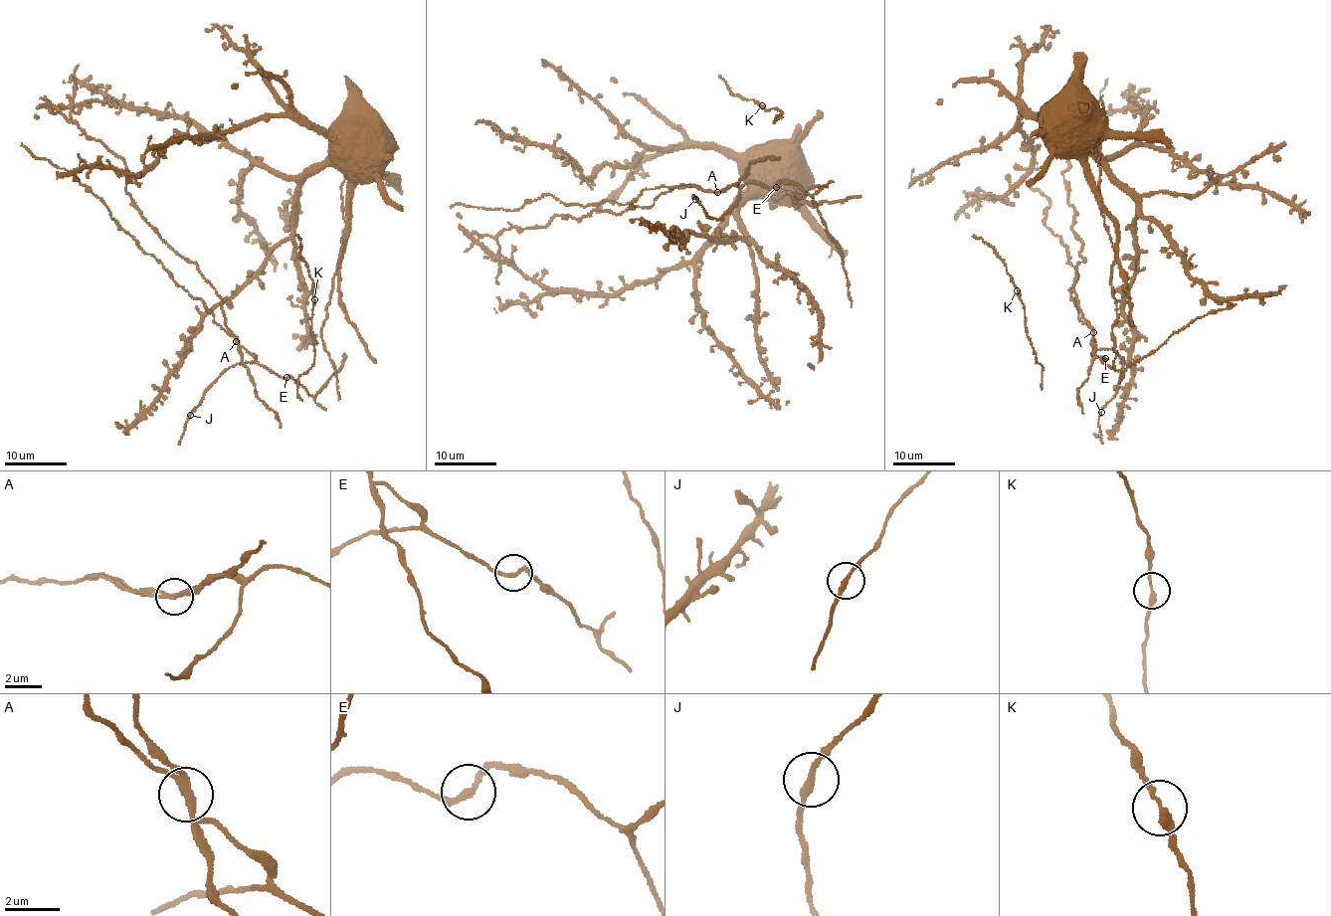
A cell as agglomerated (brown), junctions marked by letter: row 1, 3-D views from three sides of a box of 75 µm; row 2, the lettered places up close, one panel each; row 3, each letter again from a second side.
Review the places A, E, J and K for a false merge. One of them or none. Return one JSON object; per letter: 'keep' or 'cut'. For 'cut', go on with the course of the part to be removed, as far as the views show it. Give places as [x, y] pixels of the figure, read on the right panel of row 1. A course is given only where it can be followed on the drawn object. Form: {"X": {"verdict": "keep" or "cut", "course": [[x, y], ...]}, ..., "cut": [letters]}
{"A": {"verdict": "keep"}, "E": {"verdict": "keep"}, "J": {"verdict": "keep"}, "K": {"verdict": "keep"}, "cut": []}

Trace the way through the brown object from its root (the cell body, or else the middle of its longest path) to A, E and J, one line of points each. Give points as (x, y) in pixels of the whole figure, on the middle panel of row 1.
A: (516, 269), (498, 253), (497, 237), (505, 230), (542, 228), (562, 214), (651, 206), (680, 185), (716, 192)
E: (516, 269), (496, 242), (510, 228), (651, 206), (680, 185), (776, 187)
J: (516, 269), (496, 242), (510, 228), (651, 206), (680, 185), (740, 189), (719, 220), (695, 199)

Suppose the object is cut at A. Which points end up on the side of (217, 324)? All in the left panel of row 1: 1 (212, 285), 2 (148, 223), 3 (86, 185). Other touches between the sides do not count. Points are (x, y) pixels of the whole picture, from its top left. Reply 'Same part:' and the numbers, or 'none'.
Same part: 3

